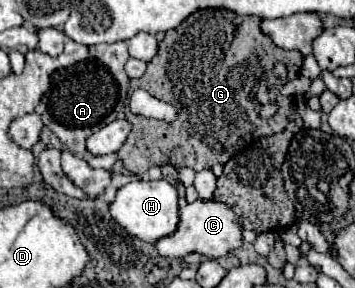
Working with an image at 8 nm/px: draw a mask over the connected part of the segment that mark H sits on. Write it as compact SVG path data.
M165 179L159 181L131 181L117 189L115 199L109 203L111 217L133 237L139 237L147 243L155 243L163 235L171 235L175 231L175 223L179 221L179 205L177 191Z

